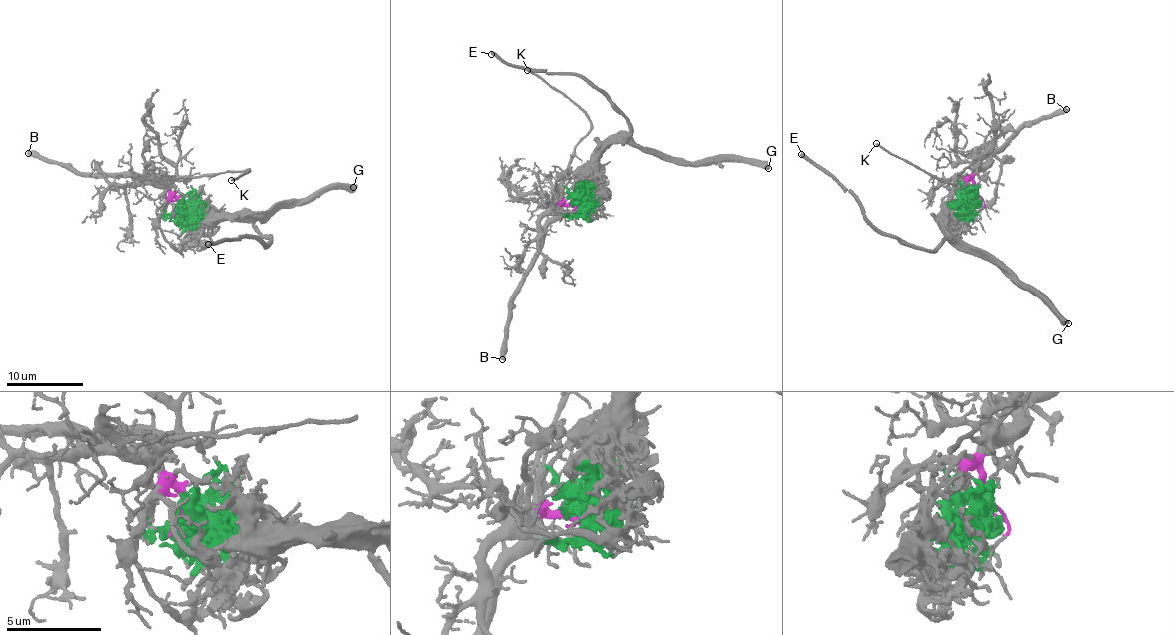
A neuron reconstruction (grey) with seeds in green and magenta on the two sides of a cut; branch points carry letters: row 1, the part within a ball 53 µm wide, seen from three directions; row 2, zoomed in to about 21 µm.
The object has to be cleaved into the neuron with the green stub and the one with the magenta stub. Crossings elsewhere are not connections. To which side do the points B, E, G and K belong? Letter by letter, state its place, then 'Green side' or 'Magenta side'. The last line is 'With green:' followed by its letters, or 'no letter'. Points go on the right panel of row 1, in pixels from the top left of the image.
B: Place: (1066, 109). Magenta side
E: Place: (801, 154). Green side
G: Place: (1068, 323). Green side
K: Place: (876, 143). Magenta side
With green: E, G

